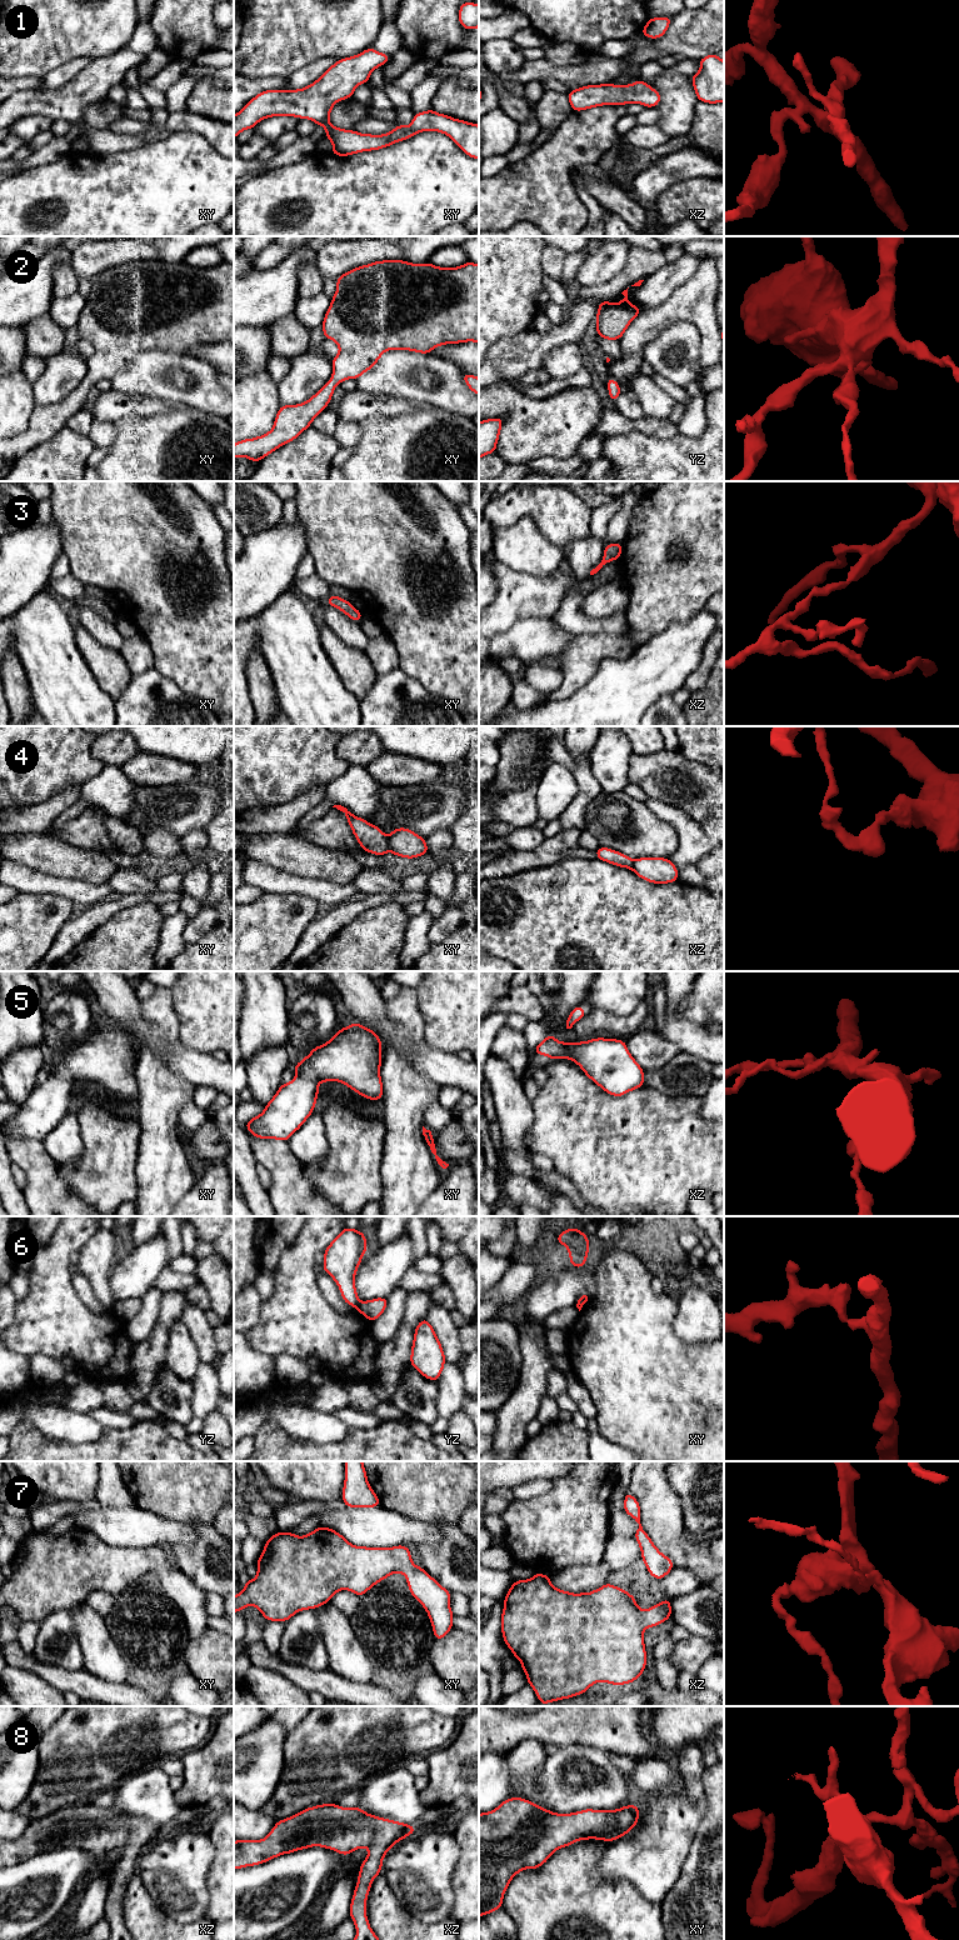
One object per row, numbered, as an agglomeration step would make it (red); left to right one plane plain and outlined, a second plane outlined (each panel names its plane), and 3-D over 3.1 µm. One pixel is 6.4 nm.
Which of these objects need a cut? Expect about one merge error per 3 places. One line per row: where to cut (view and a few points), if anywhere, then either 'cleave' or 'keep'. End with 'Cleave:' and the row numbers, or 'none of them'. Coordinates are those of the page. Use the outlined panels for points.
1: no cut; keep
2: no cut; keep
3: no cut; keep
4: cut in xy along (386, 838), (389, 849); cleave
5: no cut; keep
6: cut in yz along (359, 1301), (356, 1308); cleave
7: no cut; keep
8: no cut; keep
Cleave: 4, 6

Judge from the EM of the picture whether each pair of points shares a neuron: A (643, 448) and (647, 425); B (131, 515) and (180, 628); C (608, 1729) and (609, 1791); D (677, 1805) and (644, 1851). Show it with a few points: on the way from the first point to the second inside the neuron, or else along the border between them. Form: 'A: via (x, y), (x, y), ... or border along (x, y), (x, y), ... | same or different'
A: border along (615, 434), (675, 434) | different
B: via (151, 543), (158, 549), (158, 583), (169, 600) | same
C: border along (579, 1743), (599, 1746), (609, 1751) | different
D: via (674, 1816), (655, 1840) | same

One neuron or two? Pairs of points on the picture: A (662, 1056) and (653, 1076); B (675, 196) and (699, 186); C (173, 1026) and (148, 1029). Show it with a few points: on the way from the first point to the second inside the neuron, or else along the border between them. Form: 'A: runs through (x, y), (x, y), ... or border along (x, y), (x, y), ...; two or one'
A: border along (680, 1054), (657, 1069), (644, 1071); two
B: runs through (679, 193), (693, 193); one
C: border along (141, 1003), (141, 1015), (168, 1040), (176, 1041); two

